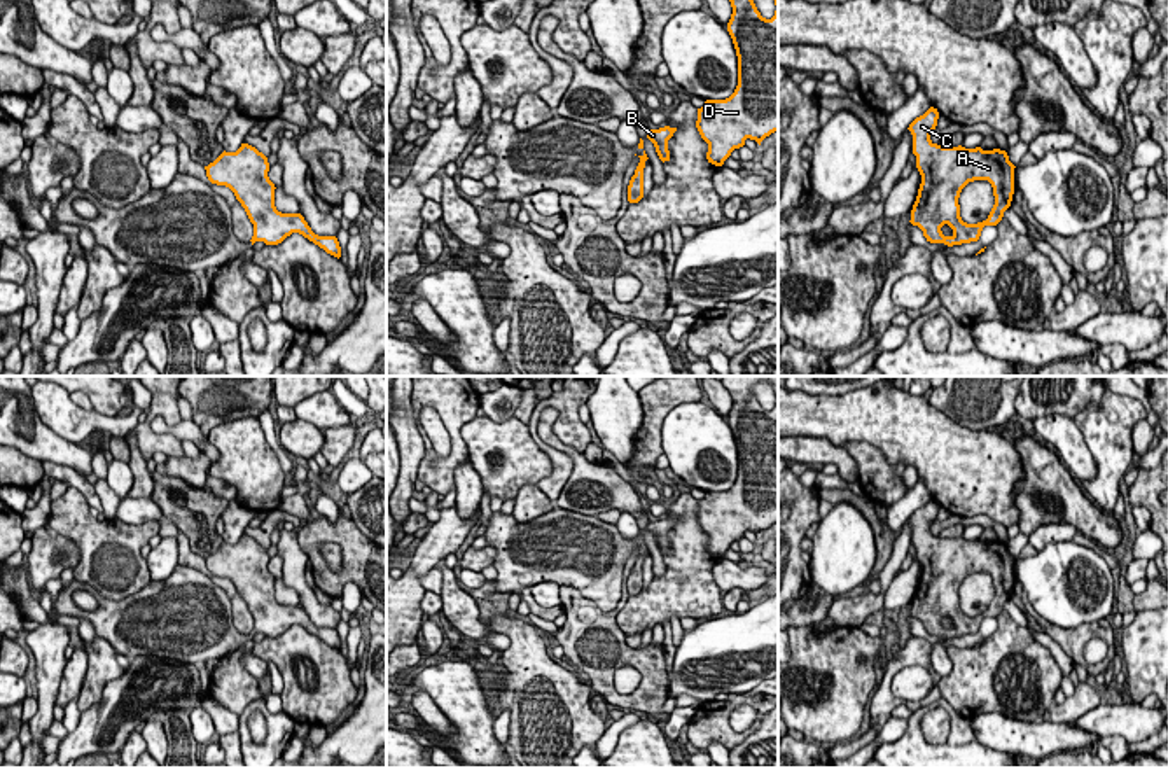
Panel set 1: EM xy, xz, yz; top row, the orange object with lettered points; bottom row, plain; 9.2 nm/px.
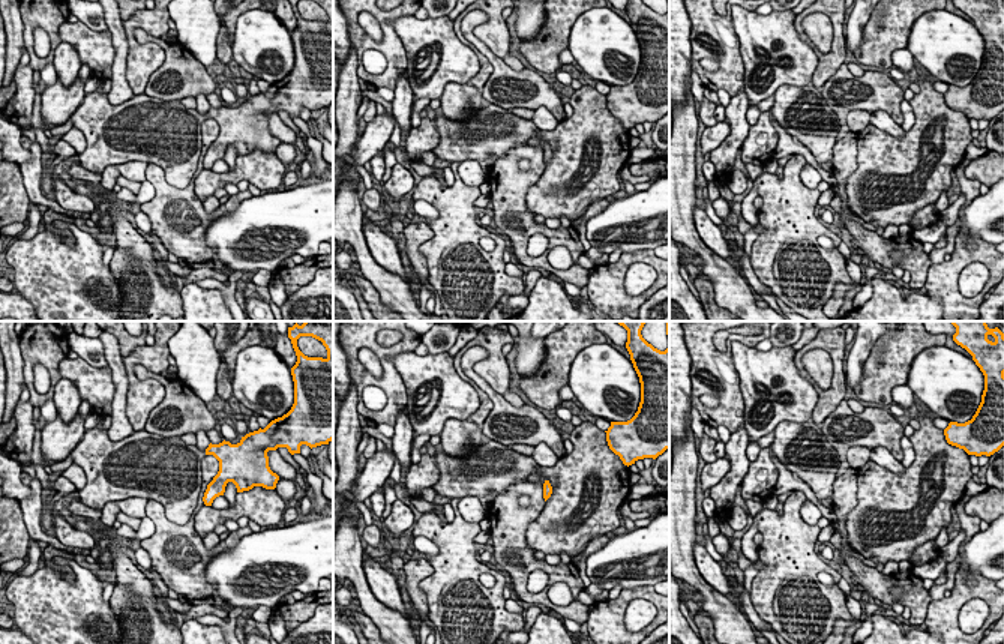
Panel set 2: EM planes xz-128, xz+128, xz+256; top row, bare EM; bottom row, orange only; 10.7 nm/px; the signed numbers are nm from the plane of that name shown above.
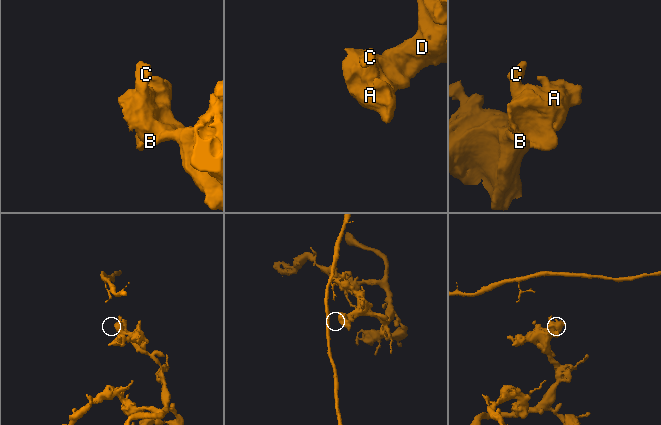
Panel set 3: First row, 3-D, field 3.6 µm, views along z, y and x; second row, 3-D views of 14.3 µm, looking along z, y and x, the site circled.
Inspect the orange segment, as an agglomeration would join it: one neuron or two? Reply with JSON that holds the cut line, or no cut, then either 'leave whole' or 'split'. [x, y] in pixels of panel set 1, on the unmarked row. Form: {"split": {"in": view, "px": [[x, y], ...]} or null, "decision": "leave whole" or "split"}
{"split": null, "decision": "leave whole"}

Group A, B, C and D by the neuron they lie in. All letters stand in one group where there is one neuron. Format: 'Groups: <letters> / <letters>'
Groups: A B C D

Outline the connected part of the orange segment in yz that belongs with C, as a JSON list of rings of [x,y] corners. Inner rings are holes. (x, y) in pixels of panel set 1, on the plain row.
[[[930,499],[909,516],[913,546],[921,567],[911,616],[923,623],[930,635],[948,639],[977,633],[984,618],[997,618],[1011,598],[1014,586],[1014,556],[1005,542],[983,542],[942,539],[930,532],[939,504]],[[974,572],[988,572],[993,579],[995,597],[986,612],[967,616],[960,609],[958,590]]]

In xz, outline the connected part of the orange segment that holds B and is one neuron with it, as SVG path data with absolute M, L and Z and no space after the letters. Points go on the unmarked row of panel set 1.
M659 520L659 521L649 521L647 530L654 535L656 544L659 548L659 551L670 553L670 542L668 542L668 532L673 528L673 525L677 523L677 520Z

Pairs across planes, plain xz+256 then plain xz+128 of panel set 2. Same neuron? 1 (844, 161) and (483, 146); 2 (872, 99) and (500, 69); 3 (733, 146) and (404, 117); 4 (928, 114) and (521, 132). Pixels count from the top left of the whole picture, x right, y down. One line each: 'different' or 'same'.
1: different
2: same
3: same
4: different

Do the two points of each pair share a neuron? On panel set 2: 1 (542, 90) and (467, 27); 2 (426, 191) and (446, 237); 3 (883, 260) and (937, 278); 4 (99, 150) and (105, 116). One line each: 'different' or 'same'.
1: same
2: same
3: different
4: same

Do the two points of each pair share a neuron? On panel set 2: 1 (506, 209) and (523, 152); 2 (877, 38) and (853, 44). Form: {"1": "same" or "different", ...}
{"1": "same", "2": "different"}

